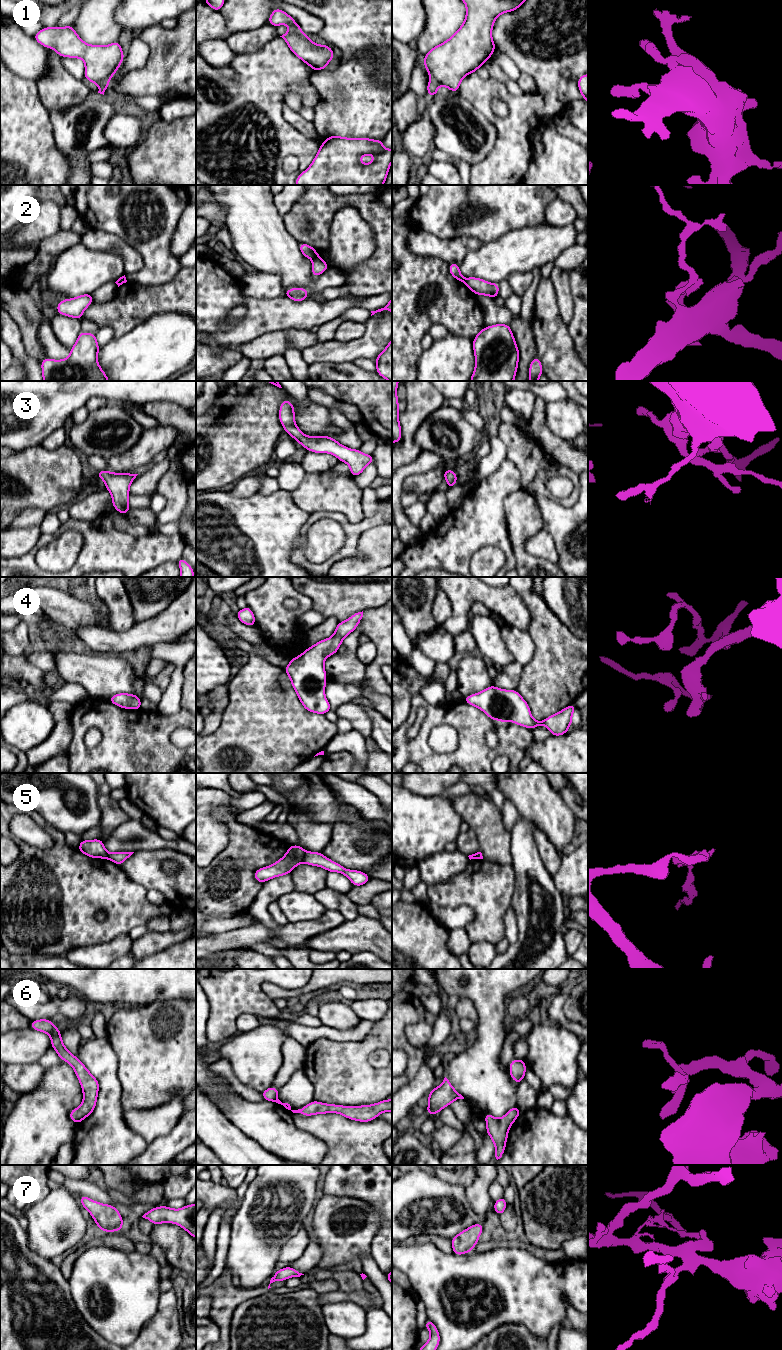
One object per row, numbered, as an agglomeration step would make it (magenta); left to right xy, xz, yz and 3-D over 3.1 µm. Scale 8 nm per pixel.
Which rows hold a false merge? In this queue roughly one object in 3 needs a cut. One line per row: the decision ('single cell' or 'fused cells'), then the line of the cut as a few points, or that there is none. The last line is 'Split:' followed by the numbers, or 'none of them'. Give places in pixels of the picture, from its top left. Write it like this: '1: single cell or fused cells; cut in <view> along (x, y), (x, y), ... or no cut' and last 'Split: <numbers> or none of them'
1: fused cells; cut in xz along (290, 26), (303, 34)
2: fused cells; cut in xz along (317, 255), (313, 259)
3: single cell; no cut
4: single cell; no cut
5: fused cells; cut in xz along (305, 852), (302, 861)
6: single cell; no cut
7: single cell; no cut
Split: 1, 2, 5

